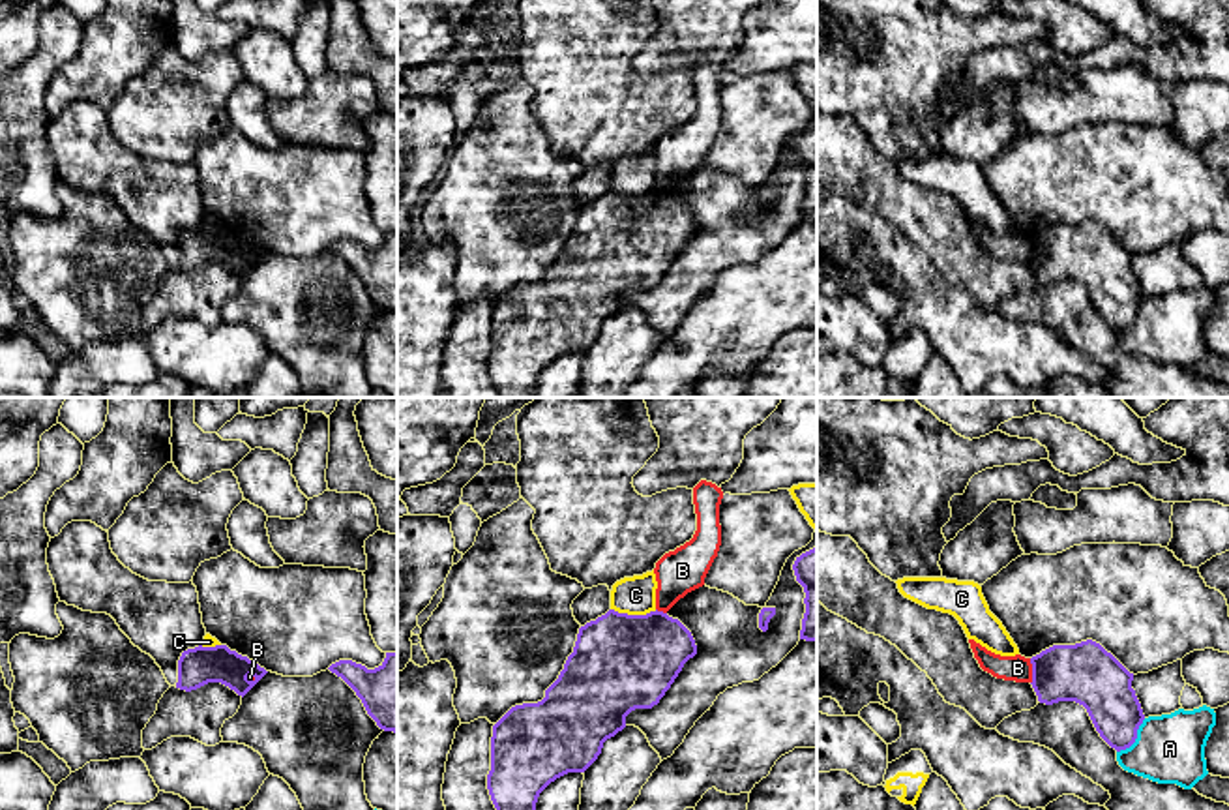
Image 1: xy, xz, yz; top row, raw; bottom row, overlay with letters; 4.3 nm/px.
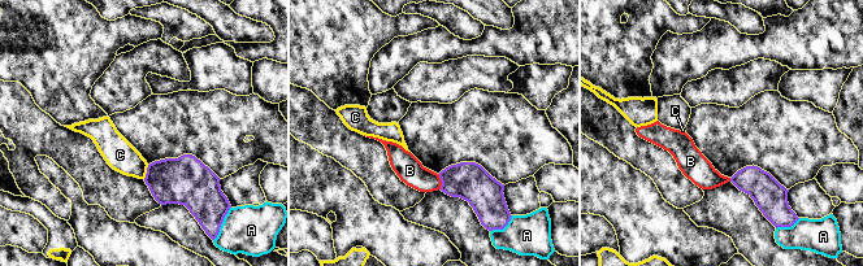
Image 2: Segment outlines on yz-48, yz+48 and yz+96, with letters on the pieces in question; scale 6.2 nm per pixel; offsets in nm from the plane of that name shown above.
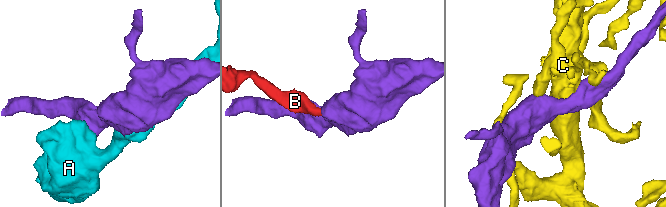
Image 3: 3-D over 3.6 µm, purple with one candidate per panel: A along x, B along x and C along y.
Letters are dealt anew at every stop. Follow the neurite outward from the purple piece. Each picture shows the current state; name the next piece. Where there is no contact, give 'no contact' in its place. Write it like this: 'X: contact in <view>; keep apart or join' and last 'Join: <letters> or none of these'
A: contact in yz; keep apart
B: contact in yz; keep apart
C: contact in xz; keep apart
Join: none of these

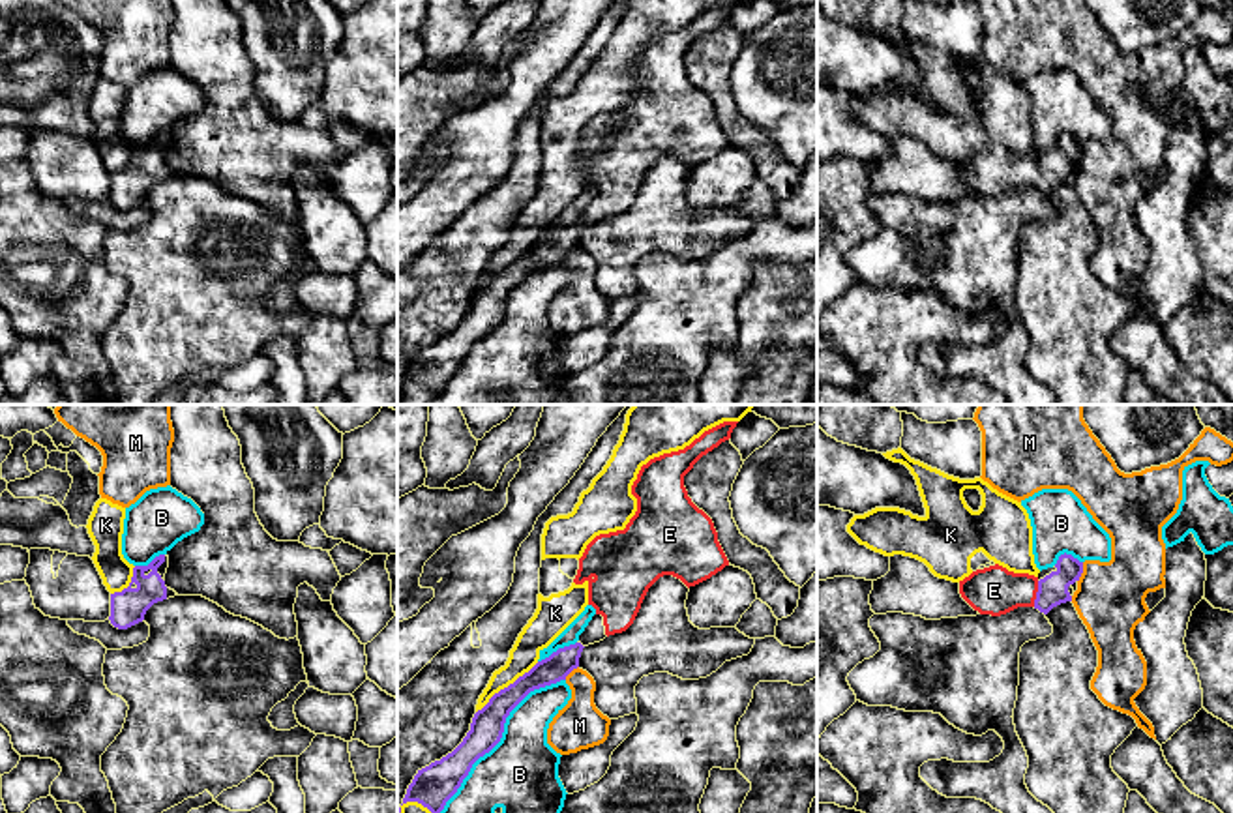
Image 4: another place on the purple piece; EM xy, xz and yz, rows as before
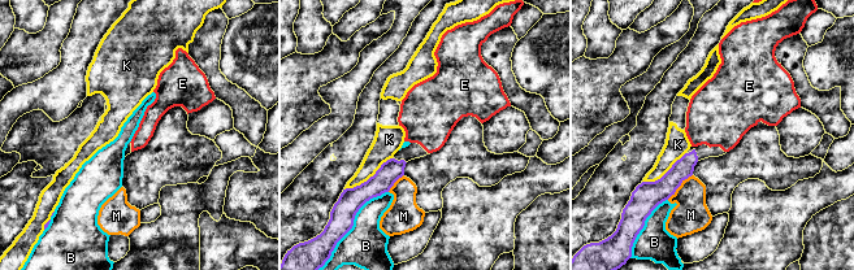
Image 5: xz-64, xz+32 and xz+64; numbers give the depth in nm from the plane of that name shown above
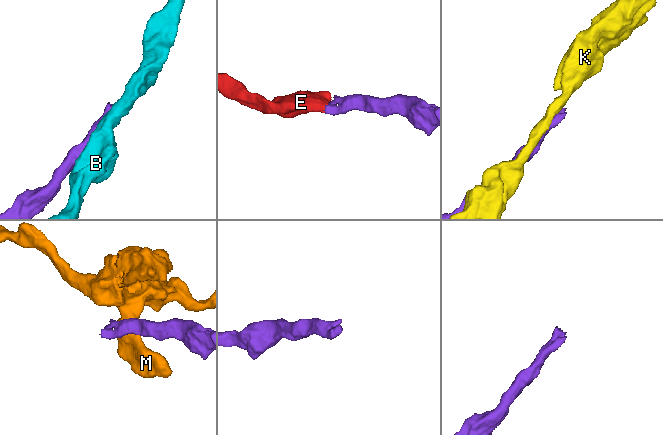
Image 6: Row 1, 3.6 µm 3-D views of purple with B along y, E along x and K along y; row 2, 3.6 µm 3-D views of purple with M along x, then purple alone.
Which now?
B: contact in xz; keep apart
E: contact in yz; join
K: contact in xz; keep apart
M: contact in yz; keep apart
Join: E

